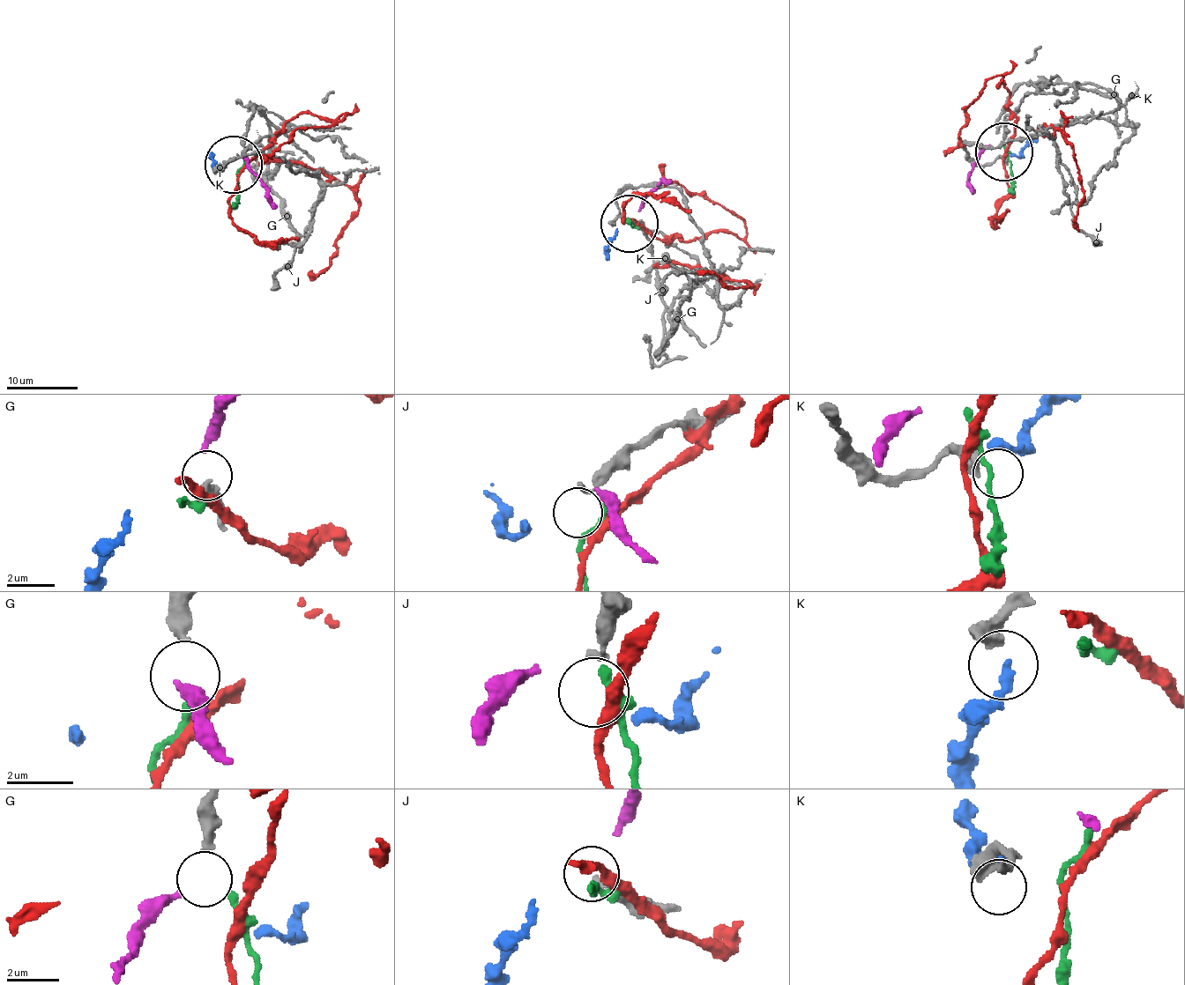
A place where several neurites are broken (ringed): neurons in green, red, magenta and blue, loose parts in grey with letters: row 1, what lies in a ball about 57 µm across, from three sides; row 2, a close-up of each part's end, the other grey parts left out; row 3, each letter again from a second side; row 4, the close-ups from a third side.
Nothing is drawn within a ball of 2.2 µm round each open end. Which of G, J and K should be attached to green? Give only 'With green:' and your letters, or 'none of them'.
With green: none of them

